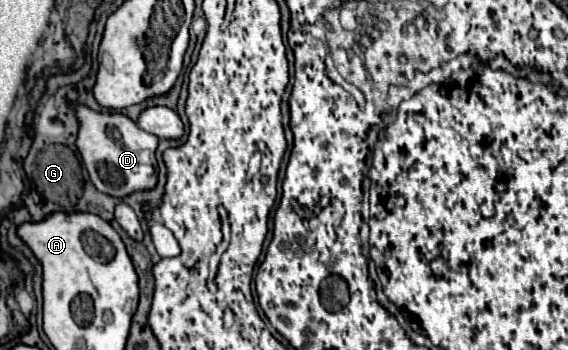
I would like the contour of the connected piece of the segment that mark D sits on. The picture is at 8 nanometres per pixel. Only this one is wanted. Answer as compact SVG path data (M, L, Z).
M72 103L72 107L76 111L76 119L80 125L76 135L76 147L84 159L90 181L96 185L98 191L122 199L132 191L144 191L156 185L156 135L142 131L130 117L126 117L120 111L94 111L82 103Z

